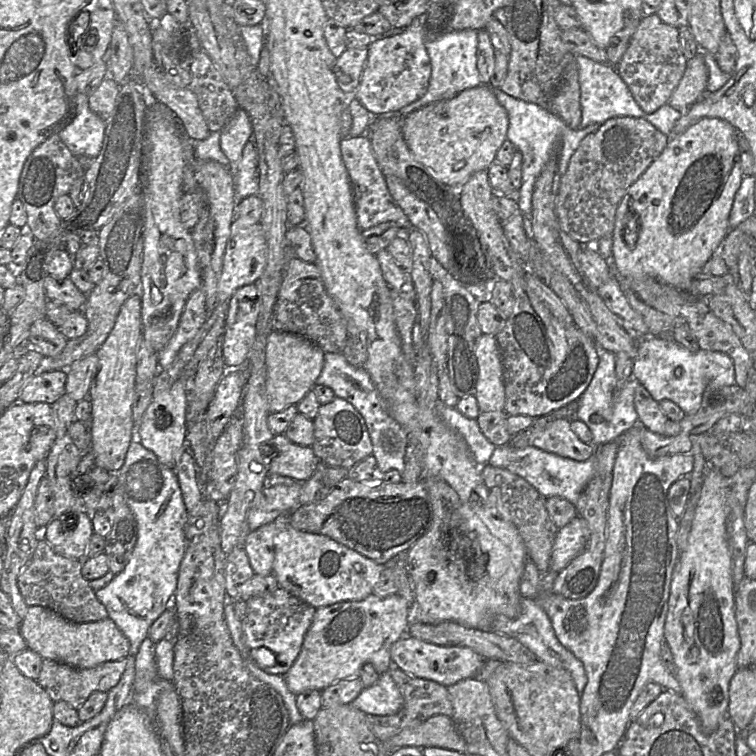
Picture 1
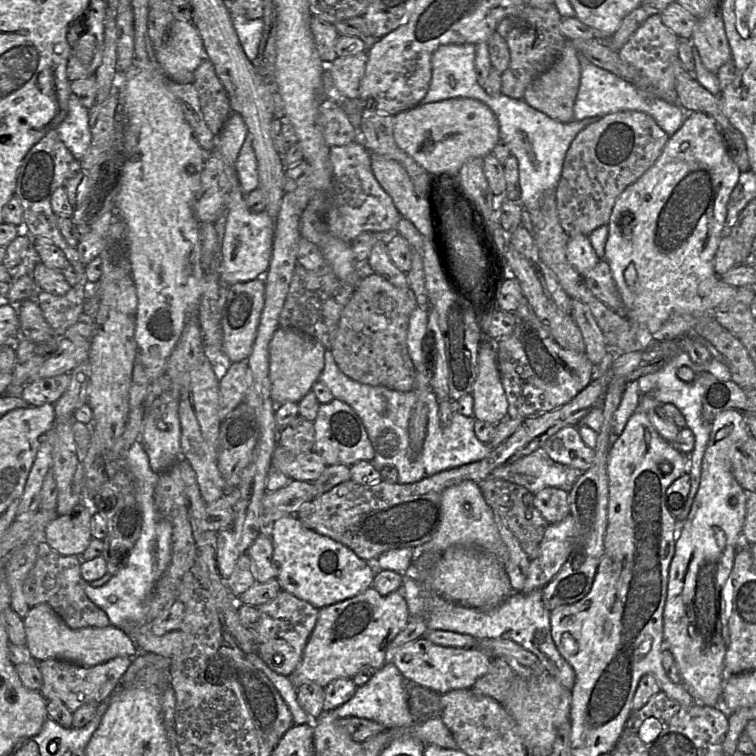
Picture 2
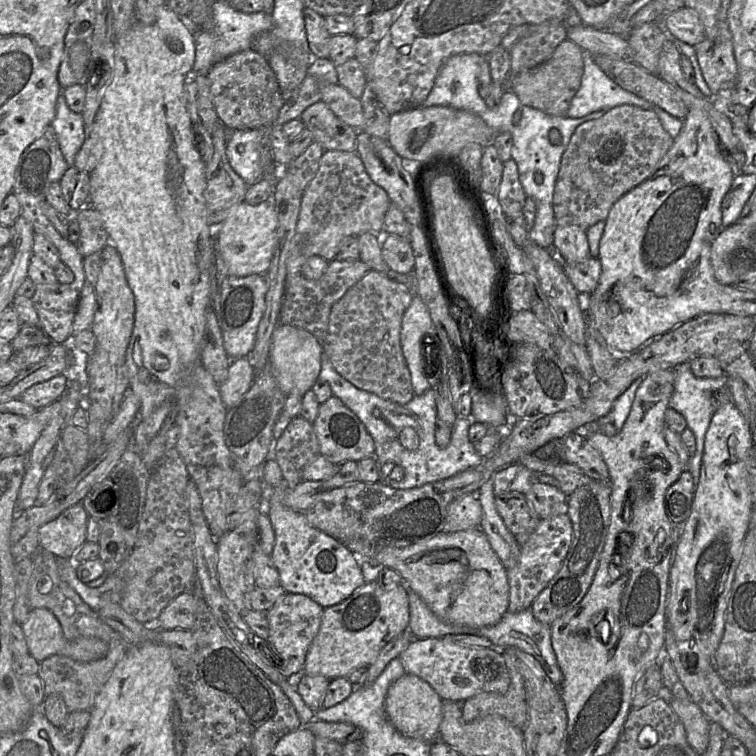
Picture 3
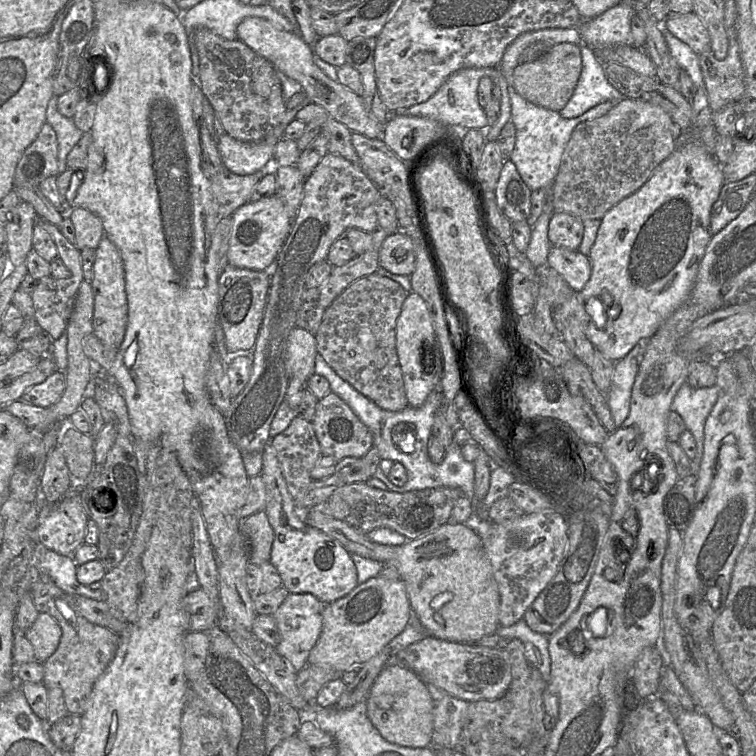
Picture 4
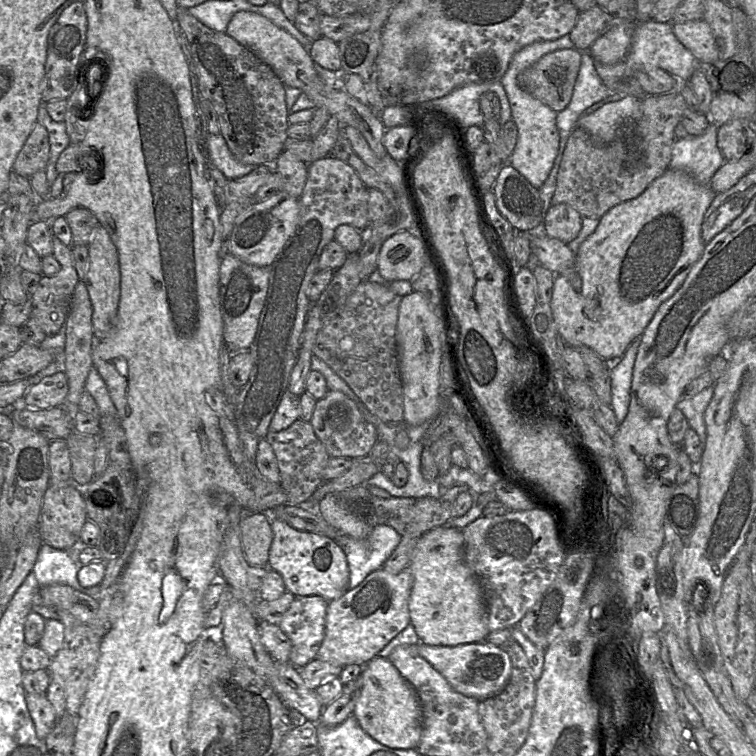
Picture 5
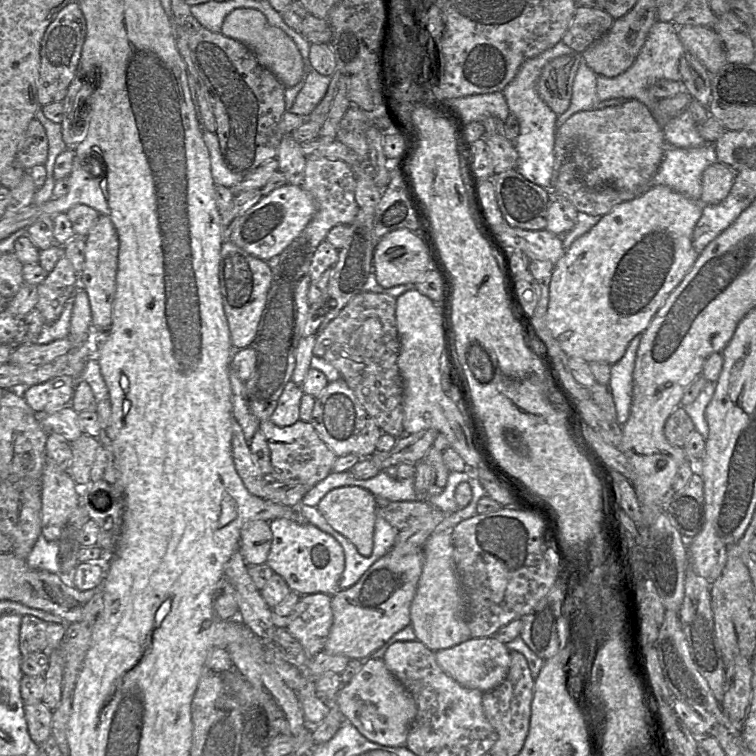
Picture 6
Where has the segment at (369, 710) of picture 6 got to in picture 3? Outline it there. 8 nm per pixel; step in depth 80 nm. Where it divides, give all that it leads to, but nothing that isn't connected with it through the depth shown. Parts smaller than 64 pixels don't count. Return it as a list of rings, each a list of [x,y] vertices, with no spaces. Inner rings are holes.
[[[405,673],[387,691],[385,712],[395,729],[402,735],[433,743],[439,737],[443,700],[421,678]]]

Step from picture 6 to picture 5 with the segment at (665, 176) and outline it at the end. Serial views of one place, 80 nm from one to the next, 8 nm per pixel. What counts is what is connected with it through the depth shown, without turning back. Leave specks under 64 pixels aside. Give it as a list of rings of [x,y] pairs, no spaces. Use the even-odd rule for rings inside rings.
[[[710,122],[703,134],[699,136],[689,135],[686,138],[676,139],[672,145],[668,168],[685,171],[698,183],[709,185],[712,176],[725,161],[717,146],[717,127],[713,122]]]

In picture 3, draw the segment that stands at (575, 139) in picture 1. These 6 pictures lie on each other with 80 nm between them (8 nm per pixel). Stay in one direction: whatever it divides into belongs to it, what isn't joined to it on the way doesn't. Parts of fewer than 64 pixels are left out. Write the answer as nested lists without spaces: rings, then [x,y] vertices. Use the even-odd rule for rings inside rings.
[[[507,89],[504,92],[500,103],[496,108],[489,108],[487,105],[484,105],[484,107],[486,110],[481,113],[489,122],[489,127],[495,133],[509,132],[511,134],[513,140],[511,158],[517,164],[519,179],[526,196],[531,197],[536,203],[536,216],[533,227],[529,232],[529,239],[544,249],[552,249],[553,233],[555,226],[557,225],[553,211],[553,196],[562,155],[567,148],[575,129],[584,122],[602,117],[606,111],[595,111],[581,118],[553,116],[530,106],[523,105],[517,95],[510,89]]]

